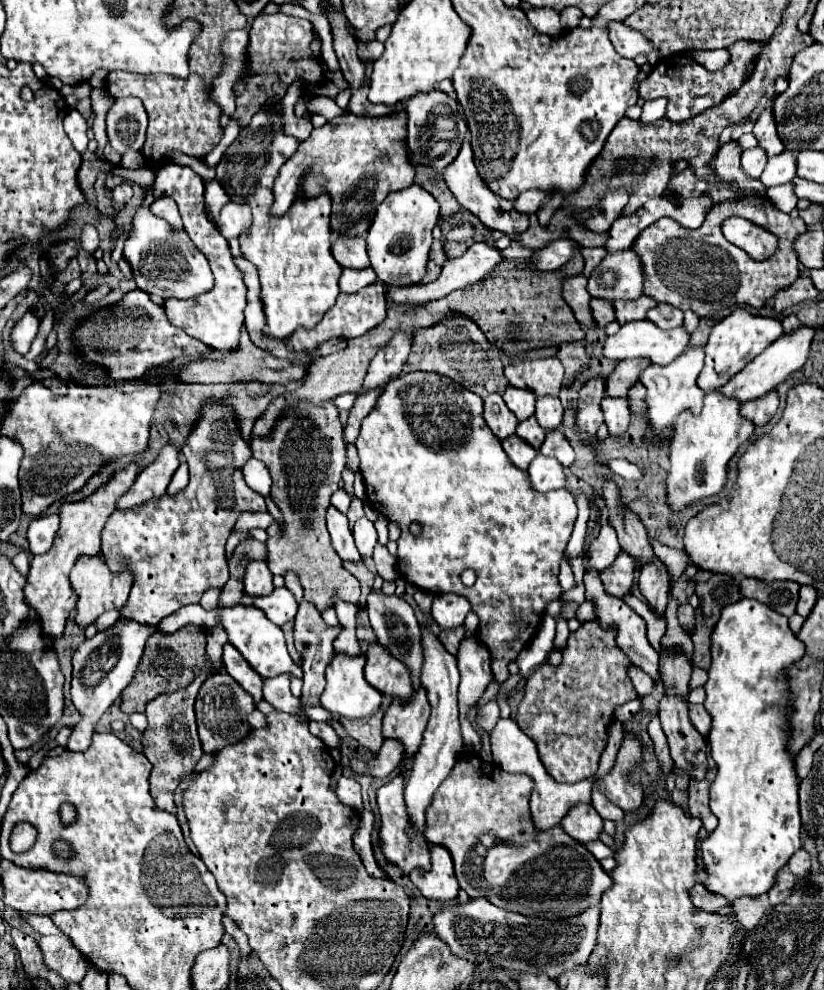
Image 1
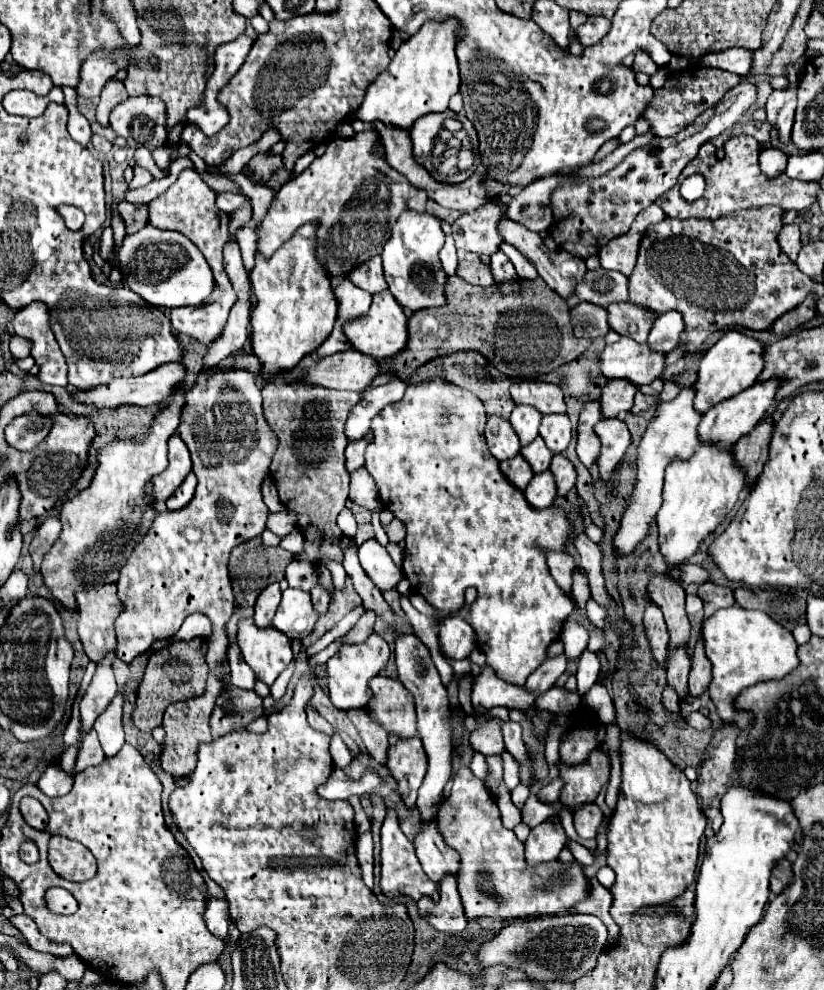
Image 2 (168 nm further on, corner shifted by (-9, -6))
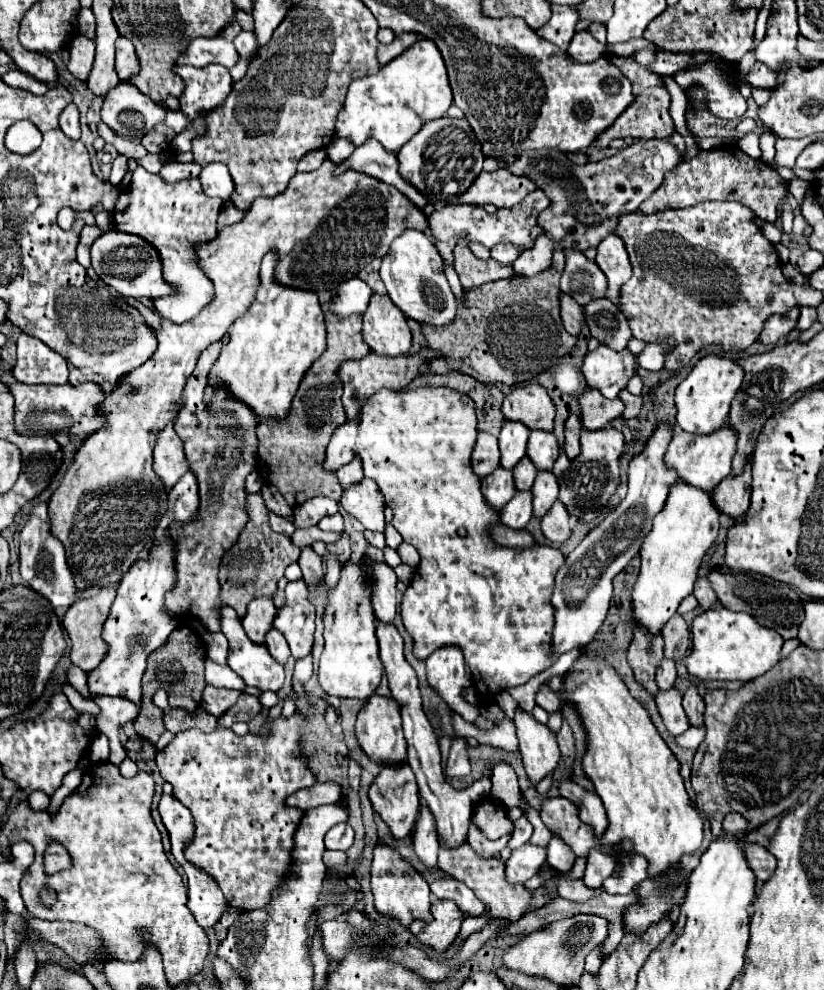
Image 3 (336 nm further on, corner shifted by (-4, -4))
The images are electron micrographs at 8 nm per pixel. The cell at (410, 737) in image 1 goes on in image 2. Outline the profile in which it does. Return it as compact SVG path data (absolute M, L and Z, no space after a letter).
M398 739L388 749L388 769L390 775L396 779L398 789L396 793L402 797L408 809L414 809L416 791L422 785L426 775L426 753L422 741L416 739Z

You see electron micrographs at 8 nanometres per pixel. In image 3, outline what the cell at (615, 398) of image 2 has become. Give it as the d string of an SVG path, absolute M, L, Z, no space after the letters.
M587 389L581 397L579 397L579 405L581 405L581 421L585 429L603 429L607 427L613 419L621 417L625 403L617 397L613 401L609 401L607 397L601 397L601 393L597 393L597 389Z

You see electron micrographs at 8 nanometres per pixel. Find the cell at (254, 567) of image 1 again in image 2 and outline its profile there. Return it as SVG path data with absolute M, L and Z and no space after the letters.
M272 583L270 587L266 587L260 593L260 597L256 601L256 613L254 613L256 627L264 627L264 629L270 627L278 605L280 605L280 587L278 587L278 583Z

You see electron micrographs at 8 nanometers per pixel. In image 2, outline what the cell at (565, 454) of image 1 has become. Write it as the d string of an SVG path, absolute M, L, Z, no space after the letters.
M554 455L552 457L552 463L550 463L550 473L554 475L554 481L556 481L556 495L558 497L564 497L570 489L574 489L574 483L576 483L576 469L574 465L562 457L562 455Z

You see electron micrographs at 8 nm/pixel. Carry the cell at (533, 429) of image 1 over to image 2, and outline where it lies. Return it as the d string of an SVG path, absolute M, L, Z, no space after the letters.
M542 437L534 439L528 447L522 447L520 449L520 455L528 461L528 465L532 467L534 473L546 471L548 465L550 465L550 459L552 459L550 449L546 447L546 443L542 443Z

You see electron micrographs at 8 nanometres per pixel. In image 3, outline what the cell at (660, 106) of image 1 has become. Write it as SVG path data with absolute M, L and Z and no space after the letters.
M535 189L521 203L517 203L513 207L501 207L493 215L487 213L479 205L451 203L451 205L439 207L427 219L429 219L429 225L431 225L431 231L433 231L435 239L439 239L439 241L459 239L459 241L465 241L465 243L481 243L487 249L493 249L499 243L511 243L511 245L521 245L525 249L531 249L533 247L531 229L537 225L537 215L547 207L549 207L549 199L545 197L545 193Z

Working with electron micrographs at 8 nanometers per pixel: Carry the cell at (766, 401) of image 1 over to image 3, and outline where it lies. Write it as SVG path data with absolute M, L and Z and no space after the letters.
M745 463L745 469L737 473L737 477L729 475L721 483L717 483L717 489L713 491L713 501L719 507L719 511L729 513L733 519L739 519L747 507L751 497L751 463Z

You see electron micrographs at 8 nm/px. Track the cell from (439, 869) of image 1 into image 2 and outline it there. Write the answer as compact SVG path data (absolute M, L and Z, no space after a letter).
M450 875L440 883L440 901L434 903L432 899L420 899L418 913L432 929L446 935L462 933L468 923L456 889L456 879L450 879Z

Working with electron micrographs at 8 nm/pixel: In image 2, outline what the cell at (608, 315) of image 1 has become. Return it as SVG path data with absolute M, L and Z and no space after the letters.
M578 303L570 309L570 323L574 327L576 337L604 337L610 331L606 323L606 309L592 303Z

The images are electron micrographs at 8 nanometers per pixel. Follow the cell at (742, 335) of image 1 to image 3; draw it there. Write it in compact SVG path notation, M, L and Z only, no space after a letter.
M709 353L701 357L693 371L679 383L675 391L677 423L681 425L681 429L689 433L711 433L719 429L729 415L729 405L743 383L743 375L745 371L737 365L737 361L725 355Z

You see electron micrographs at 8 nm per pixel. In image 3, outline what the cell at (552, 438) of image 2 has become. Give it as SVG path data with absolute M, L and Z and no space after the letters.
M541 429L531 431L527 441L527 455L537 465L537 469L553 469L553 463L559 455L555 433L541 433Z

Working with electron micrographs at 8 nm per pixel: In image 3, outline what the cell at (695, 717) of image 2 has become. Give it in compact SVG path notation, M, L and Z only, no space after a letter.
M671 689L667 693L657 693L657 707L659 707L659 713L671 735L677 737L689 729L689 721L685 717L685 711L681 705L681 695L675 689Z

